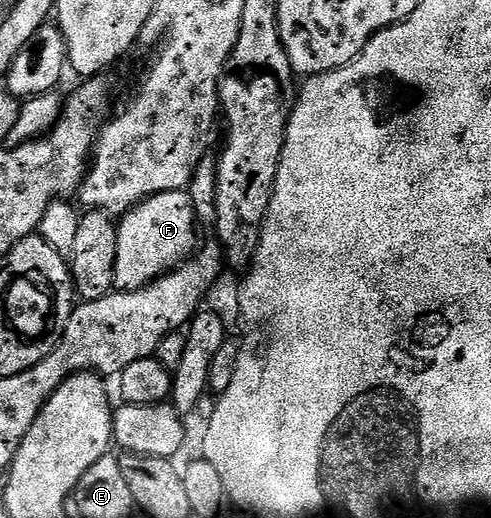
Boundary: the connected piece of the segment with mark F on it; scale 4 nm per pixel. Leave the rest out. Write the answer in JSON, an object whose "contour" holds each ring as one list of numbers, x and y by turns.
{"contour":[[188,190,167,191,148,195,142,203,136,203,130,211,120,216,117,225,119,245,115,245,115,281,114,288,119,291,134,291,147,286,152,279,158,279,166,271,173,270,179,263,185,262,194,254,198,246,197,227,199,220]]}

